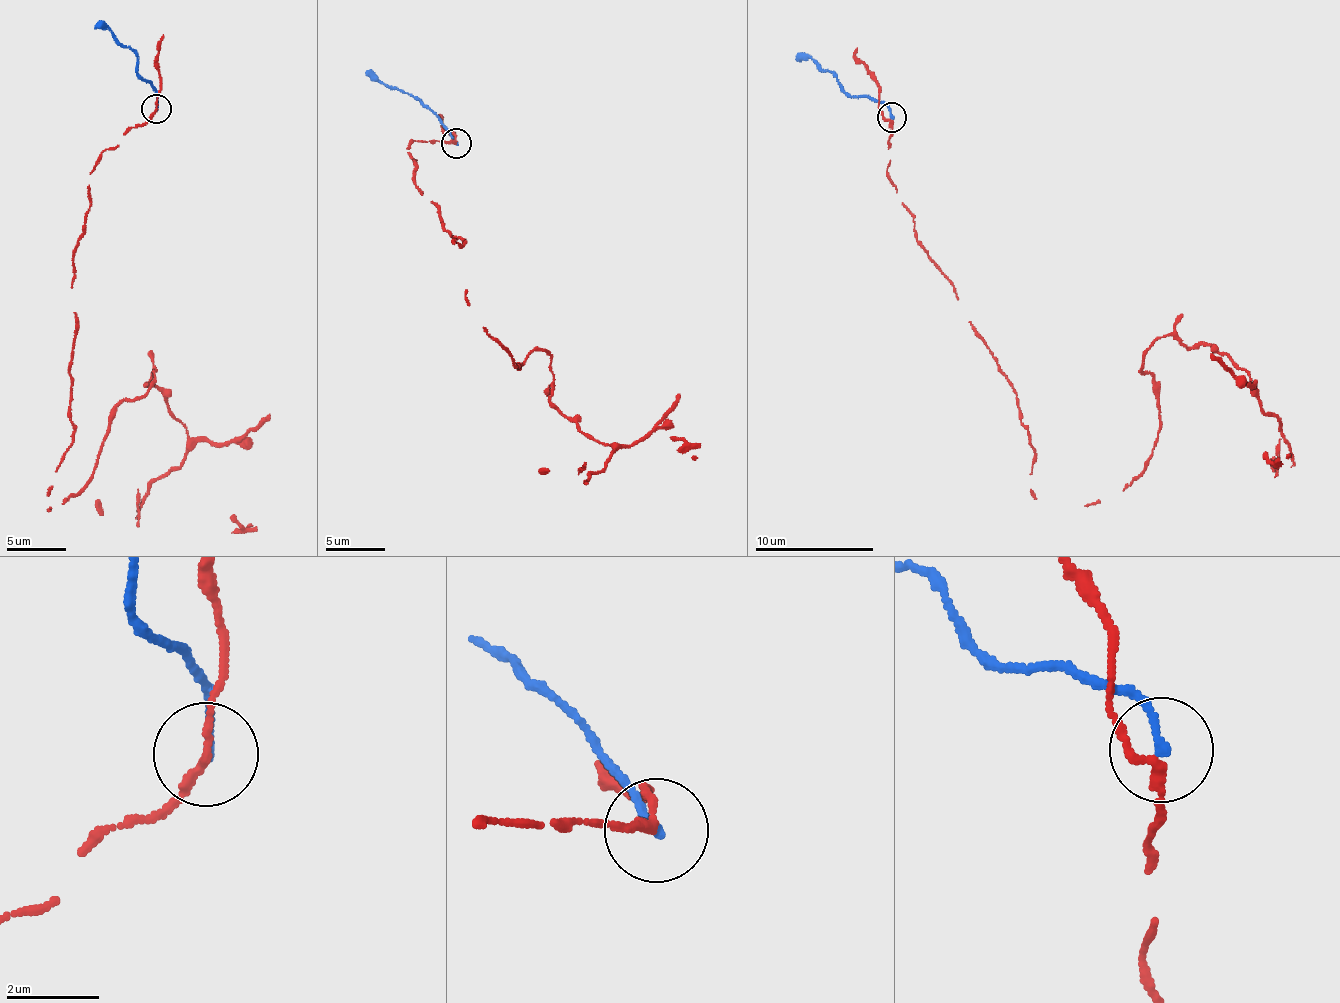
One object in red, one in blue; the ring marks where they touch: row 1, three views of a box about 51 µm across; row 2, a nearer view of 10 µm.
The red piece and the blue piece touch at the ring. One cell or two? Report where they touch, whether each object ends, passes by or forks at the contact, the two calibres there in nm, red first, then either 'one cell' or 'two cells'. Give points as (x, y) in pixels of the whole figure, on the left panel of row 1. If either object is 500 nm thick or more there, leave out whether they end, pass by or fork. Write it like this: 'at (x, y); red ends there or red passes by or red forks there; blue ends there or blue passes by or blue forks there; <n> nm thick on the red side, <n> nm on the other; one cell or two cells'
at (156, 109); red passes by; blue ends there; 170 nm thick on the red side, 170 nm on the other; two cells

